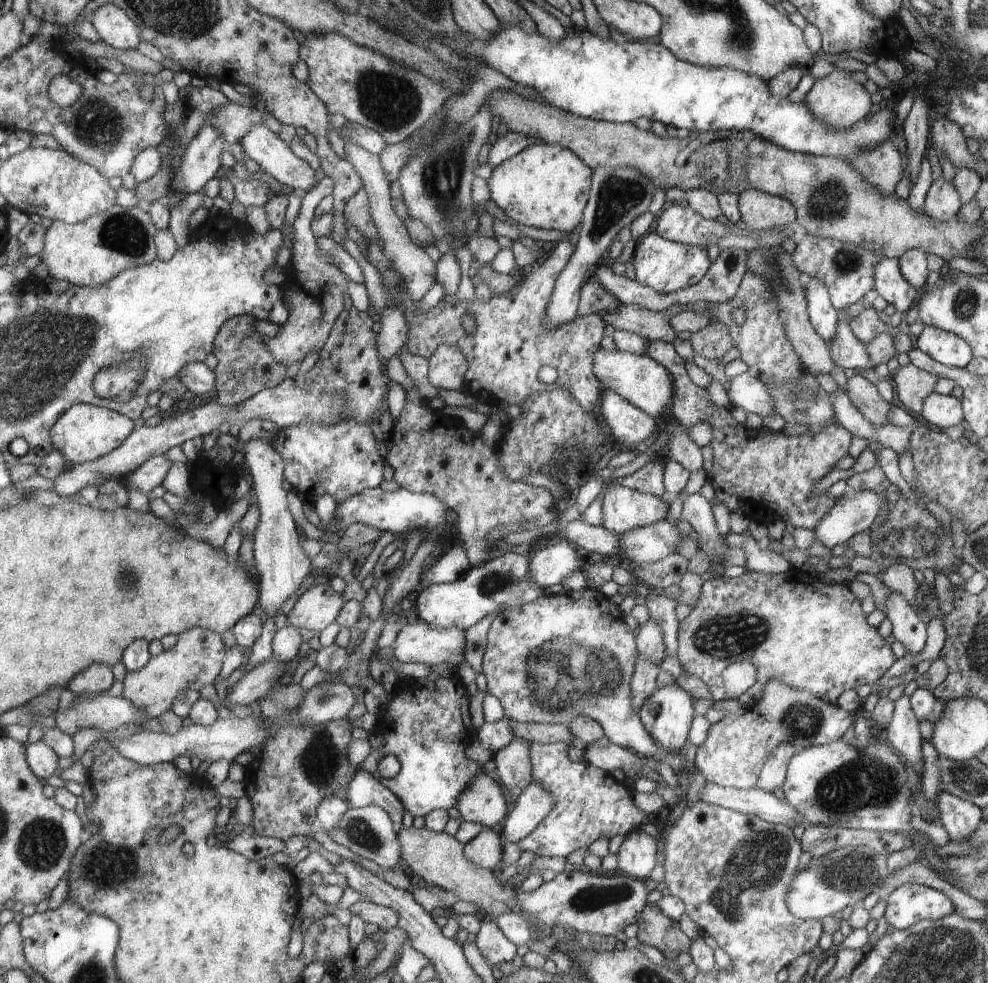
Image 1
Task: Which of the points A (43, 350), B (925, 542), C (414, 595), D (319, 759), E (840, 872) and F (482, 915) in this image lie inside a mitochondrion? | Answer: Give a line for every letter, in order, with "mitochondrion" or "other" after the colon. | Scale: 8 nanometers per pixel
A: mitochondrion
B: mitochondrion
C: other
D: mitochondrion
E: mitochondrion
F: other

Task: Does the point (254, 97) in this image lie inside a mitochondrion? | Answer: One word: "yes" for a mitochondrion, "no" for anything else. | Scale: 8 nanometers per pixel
no

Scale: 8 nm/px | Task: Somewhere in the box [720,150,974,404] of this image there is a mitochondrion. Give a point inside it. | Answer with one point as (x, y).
(828, 202)

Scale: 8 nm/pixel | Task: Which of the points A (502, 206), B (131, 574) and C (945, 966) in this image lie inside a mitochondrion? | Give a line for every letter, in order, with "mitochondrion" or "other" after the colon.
A: other
B: mitochondrion
C: mitochondrion

